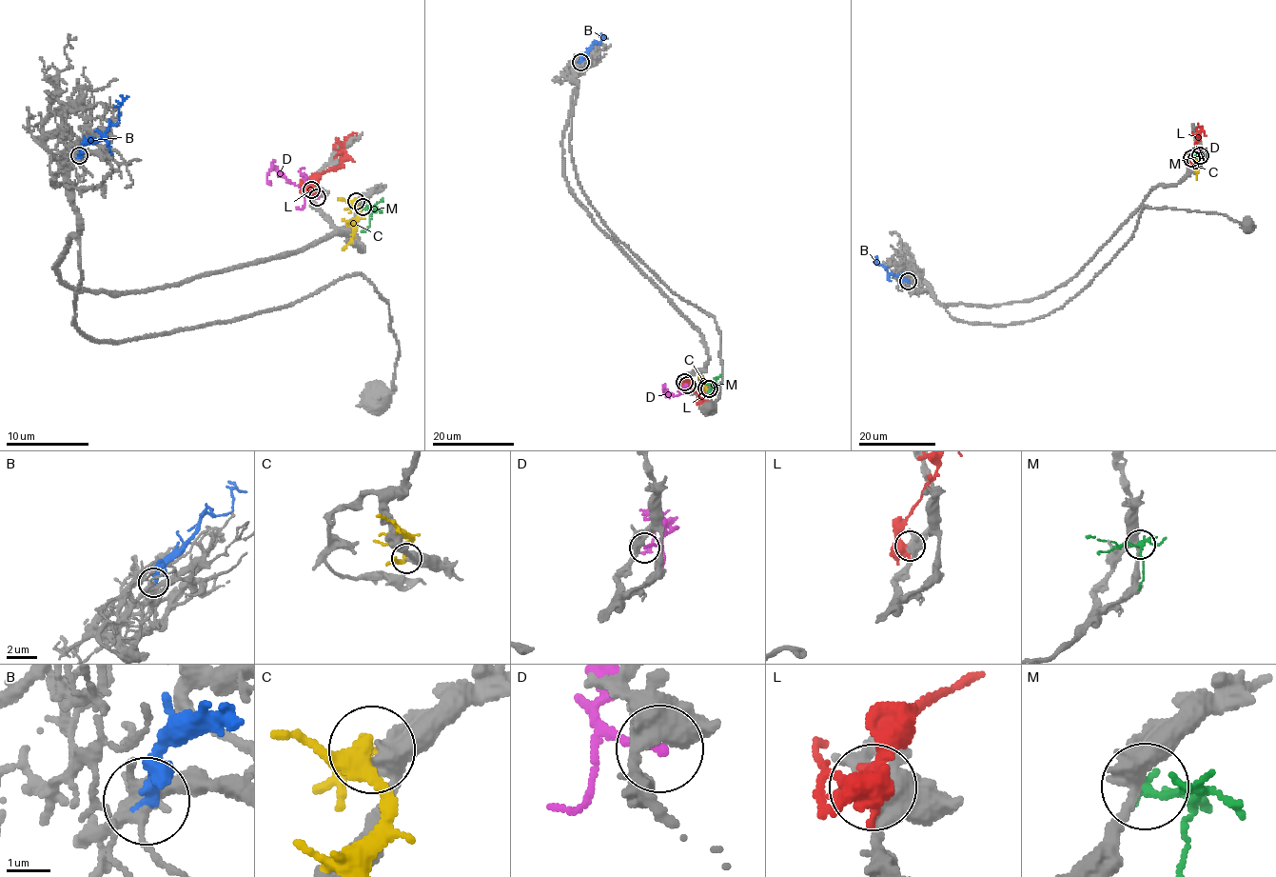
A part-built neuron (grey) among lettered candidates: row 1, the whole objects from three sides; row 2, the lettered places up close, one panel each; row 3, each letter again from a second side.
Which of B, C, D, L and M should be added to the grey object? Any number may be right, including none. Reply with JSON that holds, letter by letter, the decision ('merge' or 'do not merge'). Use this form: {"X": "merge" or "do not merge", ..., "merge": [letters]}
{"B": "merge", "C": "do not merge", "D": "do not merge", "L": "do not merge", "M": "do not merge", "merge": ["B"]}

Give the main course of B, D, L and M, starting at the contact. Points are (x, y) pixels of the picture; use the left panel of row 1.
B: (80, 155), (86, 144), (99, 141), (119, 120), (120, 105), (128, 96)
D: (317, 197), (273, 169), (266, 180), (270, 181)
L: (312, 189), (314, 179), (340, 164), (344, 142), (357, 134)
M: (363, 206), (373, 208), (382, 197)

